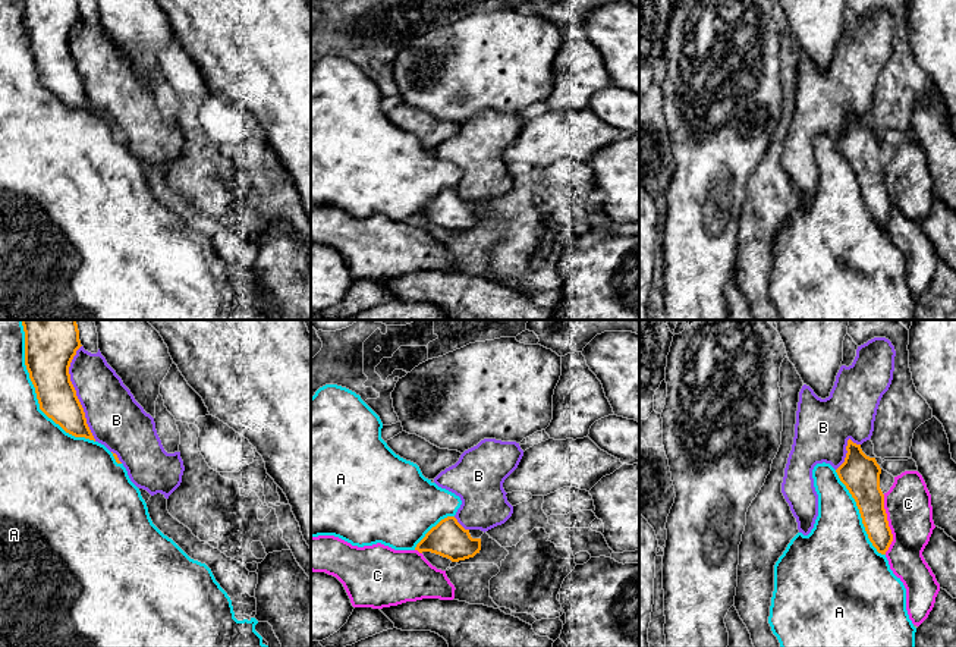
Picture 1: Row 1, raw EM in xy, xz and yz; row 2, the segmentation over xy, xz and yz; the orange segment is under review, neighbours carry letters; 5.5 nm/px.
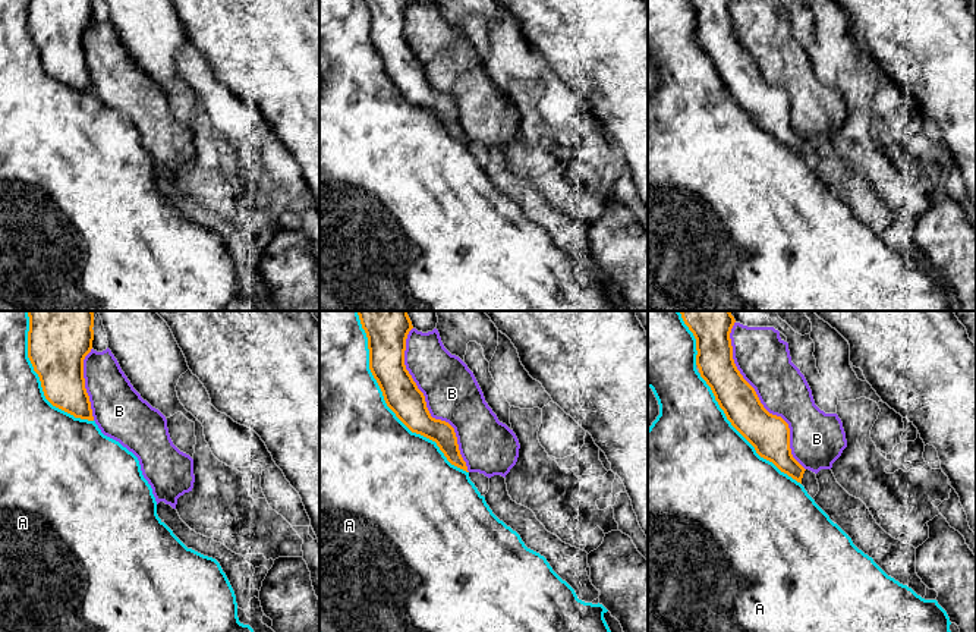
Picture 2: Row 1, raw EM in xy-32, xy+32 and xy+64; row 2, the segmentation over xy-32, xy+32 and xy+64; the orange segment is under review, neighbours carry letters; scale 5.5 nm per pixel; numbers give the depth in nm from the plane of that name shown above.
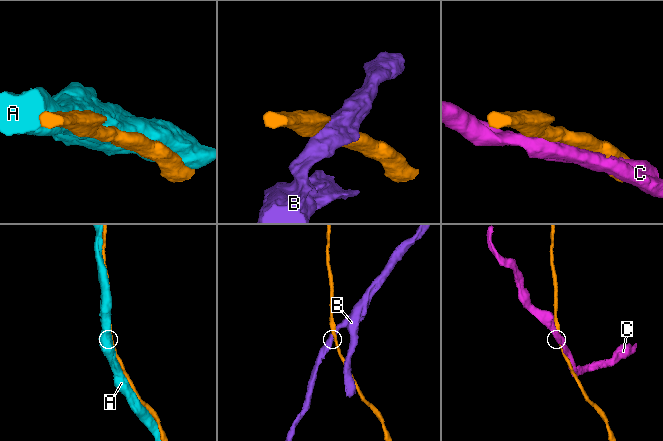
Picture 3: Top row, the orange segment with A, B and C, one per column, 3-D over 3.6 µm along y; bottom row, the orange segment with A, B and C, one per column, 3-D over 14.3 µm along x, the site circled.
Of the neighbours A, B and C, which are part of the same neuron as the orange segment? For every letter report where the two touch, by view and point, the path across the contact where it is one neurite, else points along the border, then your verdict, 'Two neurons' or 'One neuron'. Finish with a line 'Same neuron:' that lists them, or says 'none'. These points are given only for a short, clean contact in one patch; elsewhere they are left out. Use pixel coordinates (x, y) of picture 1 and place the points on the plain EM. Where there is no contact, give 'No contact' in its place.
A: Touches orange at xy (37, 68). One neuron
B: Touches orange at xy (75, 65). Two neurons
C: Touches orange at yz (887, 195). Two neurons
Same neuron: A

